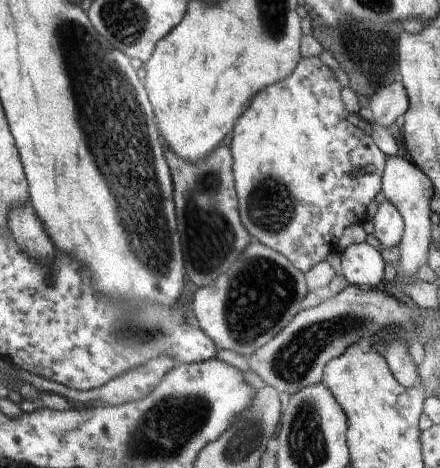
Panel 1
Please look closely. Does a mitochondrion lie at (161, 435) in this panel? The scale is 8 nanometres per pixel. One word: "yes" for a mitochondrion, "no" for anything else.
yes

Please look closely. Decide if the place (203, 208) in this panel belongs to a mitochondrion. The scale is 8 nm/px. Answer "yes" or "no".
yes

